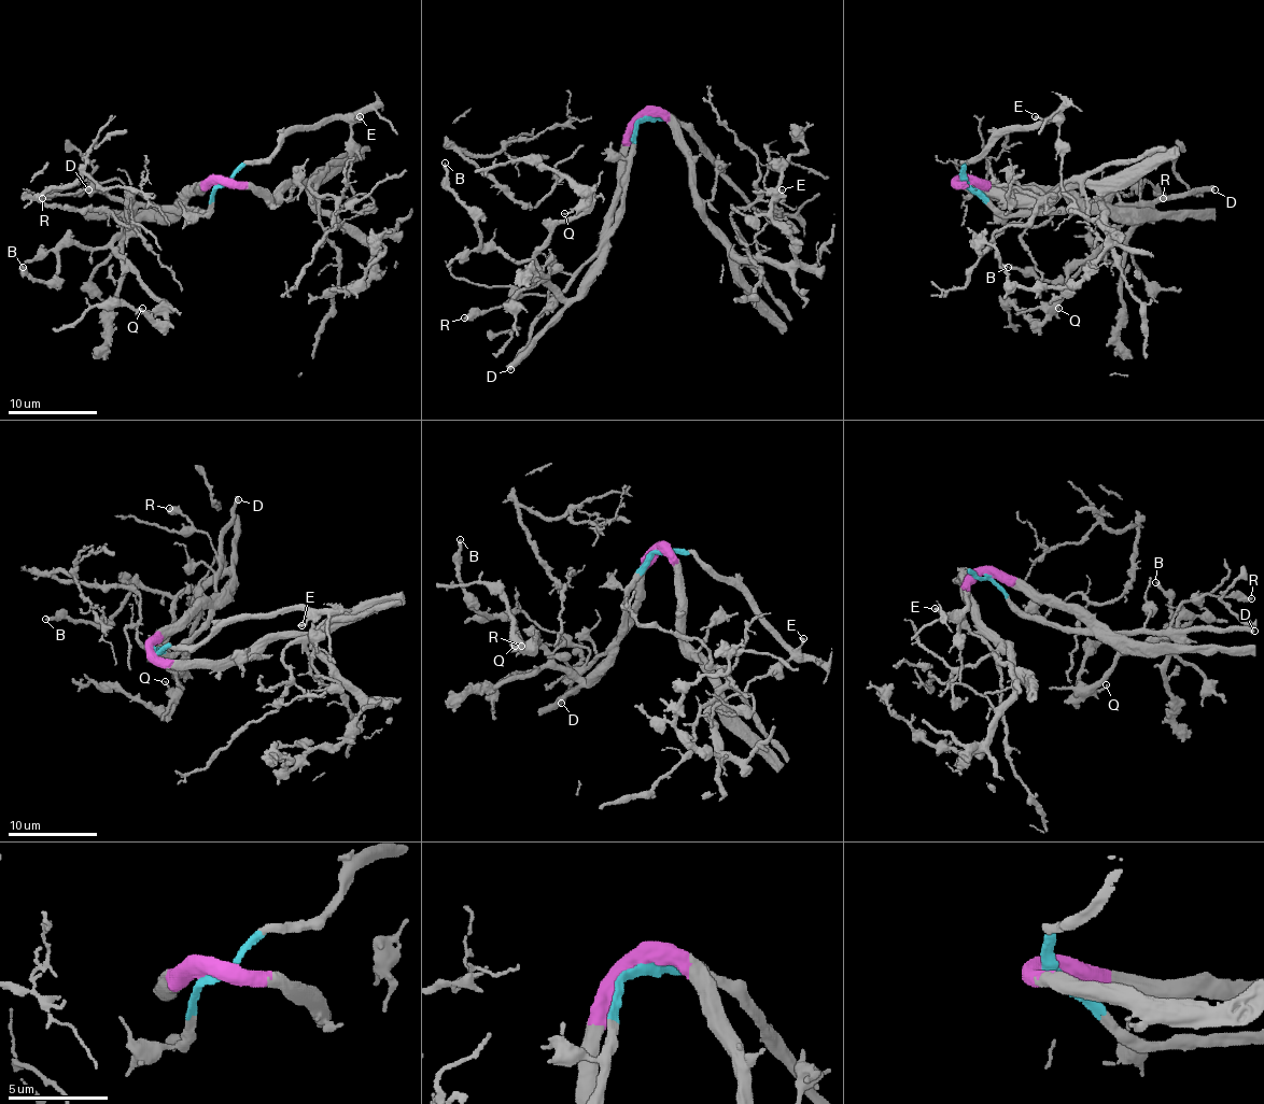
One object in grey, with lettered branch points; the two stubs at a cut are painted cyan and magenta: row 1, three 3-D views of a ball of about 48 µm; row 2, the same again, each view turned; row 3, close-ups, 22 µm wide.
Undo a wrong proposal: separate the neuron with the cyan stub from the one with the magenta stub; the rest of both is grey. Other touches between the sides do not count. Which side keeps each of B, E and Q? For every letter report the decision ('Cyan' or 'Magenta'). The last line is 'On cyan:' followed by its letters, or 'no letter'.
B: Magenta
E: Cyan
Q: Magenta
On cyan: E

